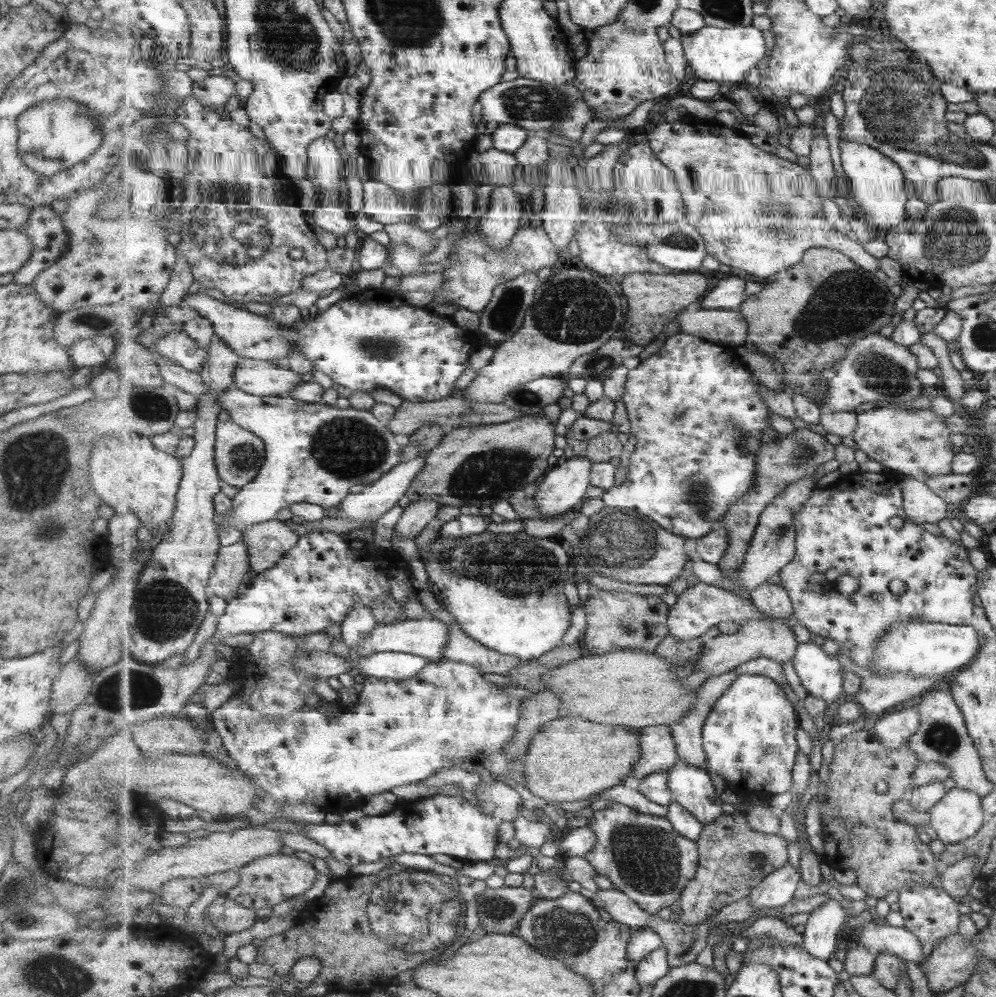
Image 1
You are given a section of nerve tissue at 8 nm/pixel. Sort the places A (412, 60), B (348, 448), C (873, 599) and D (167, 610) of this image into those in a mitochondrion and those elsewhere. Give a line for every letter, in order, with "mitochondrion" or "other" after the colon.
A: other
B: mitochondrion
C: mitochondrion
D: mitochondrion

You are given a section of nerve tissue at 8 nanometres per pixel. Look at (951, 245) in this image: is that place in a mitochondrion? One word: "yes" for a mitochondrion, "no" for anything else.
yes

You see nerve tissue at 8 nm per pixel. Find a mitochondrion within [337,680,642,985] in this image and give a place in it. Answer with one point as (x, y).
(416, 913)

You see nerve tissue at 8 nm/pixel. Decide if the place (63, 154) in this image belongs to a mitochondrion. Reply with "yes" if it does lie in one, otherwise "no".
no

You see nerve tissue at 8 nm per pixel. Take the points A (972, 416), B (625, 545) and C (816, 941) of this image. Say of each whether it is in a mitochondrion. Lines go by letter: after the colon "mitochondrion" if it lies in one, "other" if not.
A: other
B: mitochondrion
C: other

